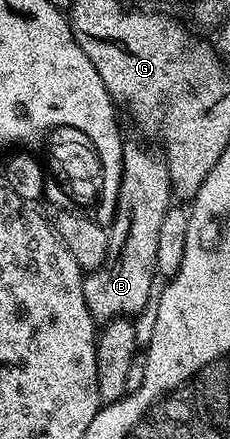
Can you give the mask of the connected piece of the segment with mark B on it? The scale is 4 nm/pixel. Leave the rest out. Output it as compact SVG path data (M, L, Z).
M126 145L121 165L121 183L113 221L108 223L109 247L103 264L97 270L88 271L81 279L83 300L87 300L87 312L91 312L94 322L104 324L113 318L136 316L143 312L151 296L151 288L155 285L157 265L155 251L159 245L159 227L163 224L163 216L171 208L171 187L169 173L164 157L160 153L152 154L141 146Z

